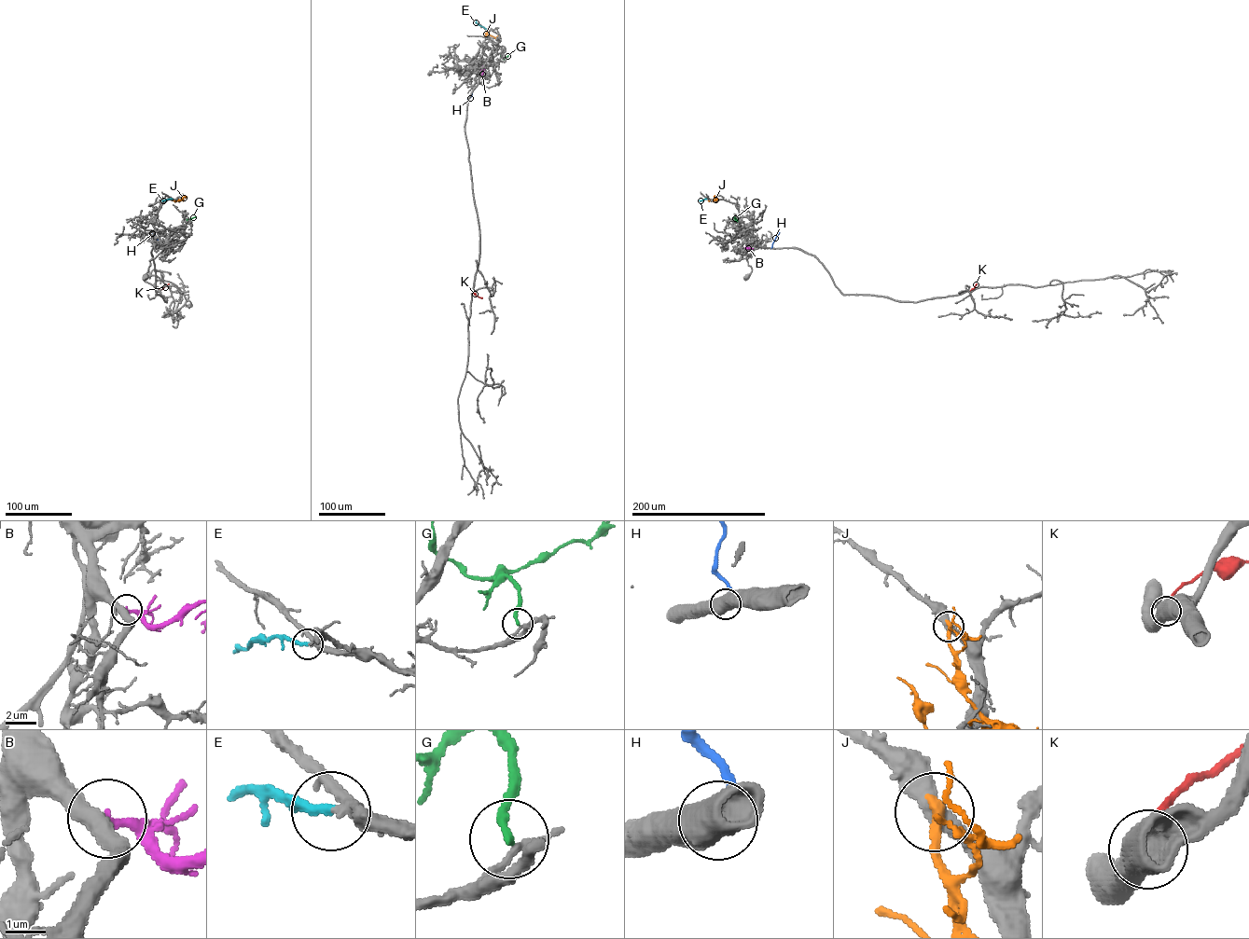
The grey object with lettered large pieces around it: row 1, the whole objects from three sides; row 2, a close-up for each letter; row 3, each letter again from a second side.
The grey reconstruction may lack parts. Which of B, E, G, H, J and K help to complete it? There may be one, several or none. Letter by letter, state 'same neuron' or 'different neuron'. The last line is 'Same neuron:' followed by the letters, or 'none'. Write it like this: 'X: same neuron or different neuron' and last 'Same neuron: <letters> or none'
B: same neuron
E: same neuron
G: different neuron
H: different neuron
J: different neuron
K: different neuron
Same neuron: B, E

